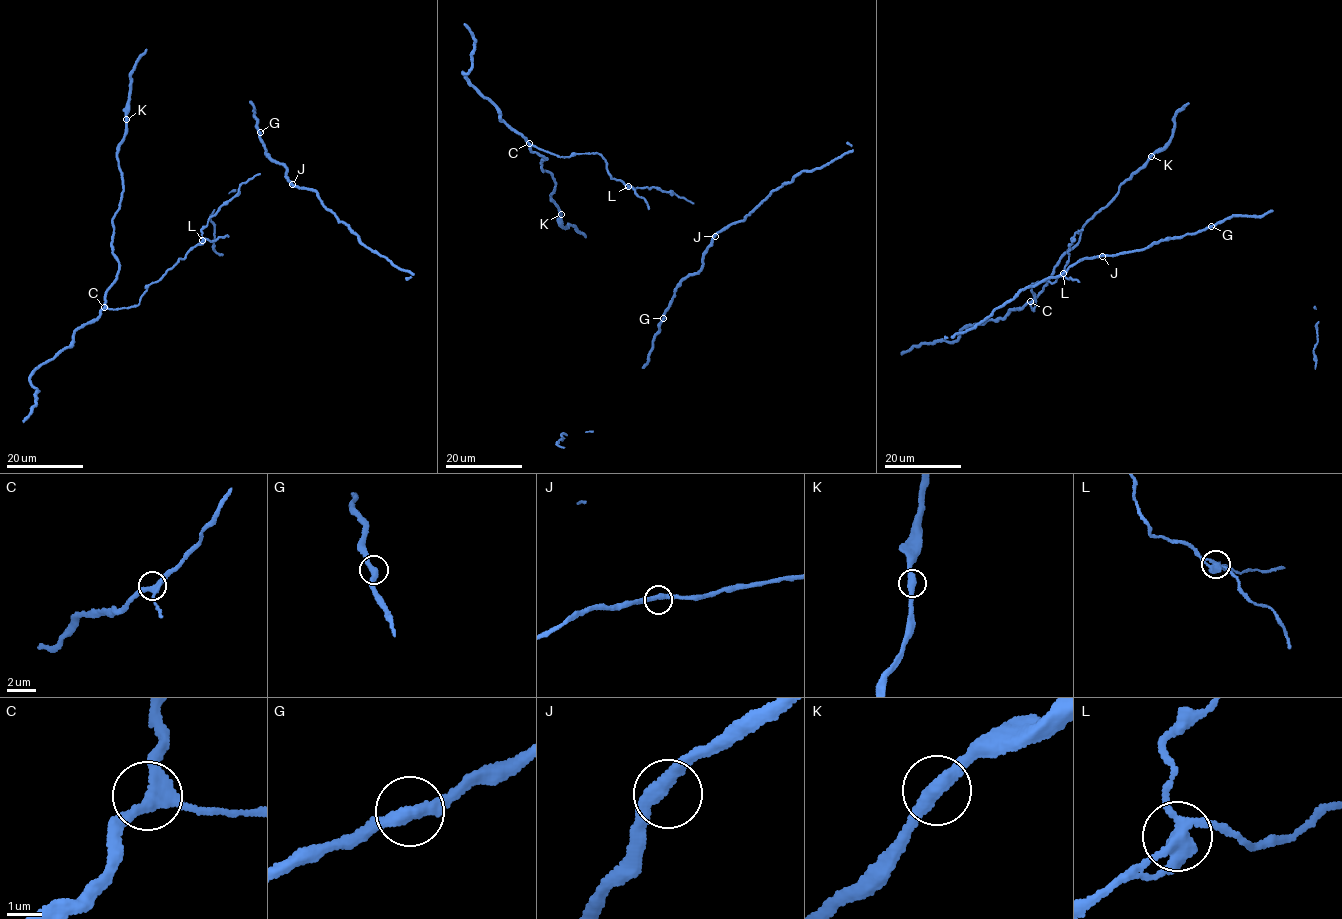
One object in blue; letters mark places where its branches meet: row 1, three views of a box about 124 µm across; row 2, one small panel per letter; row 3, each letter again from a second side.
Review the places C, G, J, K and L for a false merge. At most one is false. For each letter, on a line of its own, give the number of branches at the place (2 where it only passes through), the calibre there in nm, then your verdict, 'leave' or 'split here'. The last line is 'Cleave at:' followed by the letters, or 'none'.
C: 3 | 320 nm | leave
G: 2 | 360 nm | leave
J: 2 | 360 nm | leave
K: 2 | 400 nm | leave
L: 3 | 360 nm | leave
Cleave at: none

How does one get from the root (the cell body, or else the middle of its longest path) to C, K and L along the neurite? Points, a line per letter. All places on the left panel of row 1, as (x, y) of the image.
C: (220, 207), (201, 230), (202, 240), (148, 286), (137, 305), (104, 307)
K: (220, 207), (202, 240), (137, 305), (109, 309), (126, 119)
L: (220, 207), (201, 230), (203, 240)

